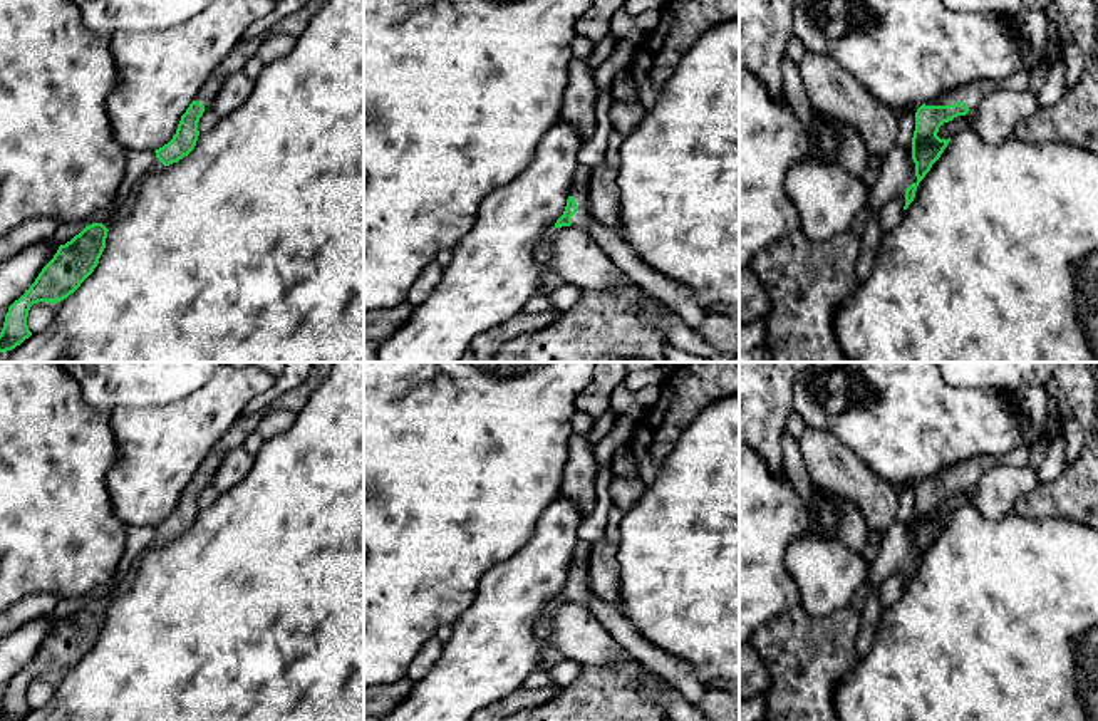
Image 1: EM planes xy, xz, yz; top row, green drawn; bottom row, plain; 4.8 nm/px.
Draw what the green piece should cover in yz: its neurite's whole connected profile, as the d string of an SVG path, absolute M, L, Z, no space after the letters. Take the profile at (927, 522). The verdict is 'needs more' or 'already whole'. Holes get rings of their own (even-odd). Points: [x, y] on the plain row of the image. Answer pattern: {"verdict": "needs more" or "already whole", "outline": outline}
{"verdict": "needs more", "outline": "M1043 434L1031 444L1016 448L1001 458L979 456L949 466L942 471L940 481L922 480L915 488L915 506L912 513L912 535L915 538L917 557L905 565L904 585L914 577L919 558L950 516L950 513L940 515L937 511L944 498L957 491L974 490L982 475L997 463L1018 468L1029 466L1038 471L1046 458L1046 446L1046 436Z"}

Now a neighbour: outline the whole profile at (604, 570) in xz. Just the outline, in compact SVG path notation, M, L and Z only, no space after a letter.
M607 538L593 542L587 568L593 595L622 614L617 552L619 545L610 543Z

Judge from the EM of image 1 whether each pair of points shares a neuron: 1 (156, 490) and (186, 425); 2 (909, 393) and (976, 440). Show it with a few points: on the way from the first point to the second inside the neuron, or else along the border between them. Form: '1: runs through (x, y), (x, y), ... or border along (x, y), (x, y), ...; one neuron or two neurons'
1: runs through (156, 473), (158, 455), (171, 441); one neuron
2: runs through (926, 409), (941, 425), (959, 425); one neuron

